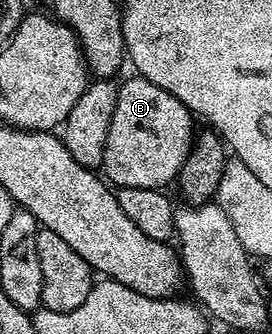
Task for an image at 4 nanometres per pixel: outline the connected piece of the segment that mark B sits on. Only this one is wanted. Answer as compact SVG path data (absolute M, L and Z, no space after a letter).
M144 76L132 77L119 84L117 110L113 110L113 122L109 122L101 172L116 189L125 186L166 189L167 184L178 181L181 166L185 166L185 158L197 135L196 121L193 113L173 98L173 94L161 90L161 86L153 86Z

